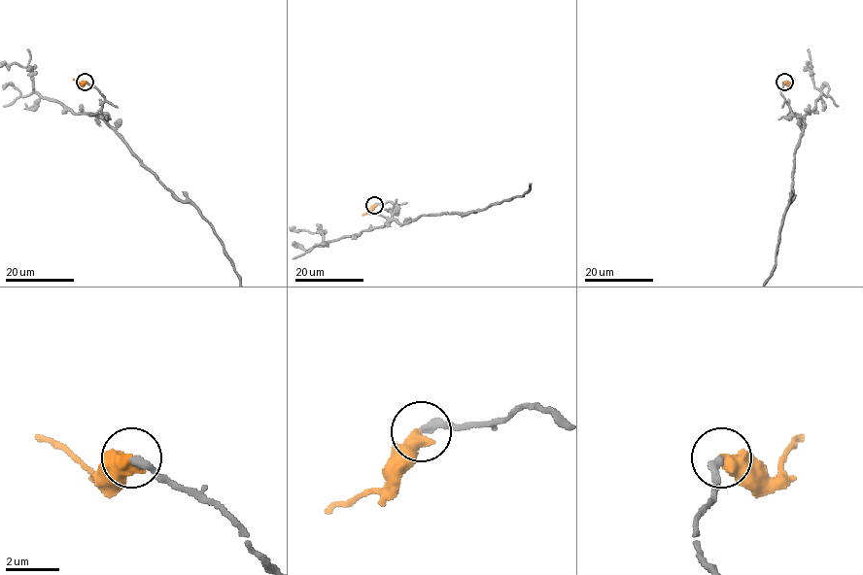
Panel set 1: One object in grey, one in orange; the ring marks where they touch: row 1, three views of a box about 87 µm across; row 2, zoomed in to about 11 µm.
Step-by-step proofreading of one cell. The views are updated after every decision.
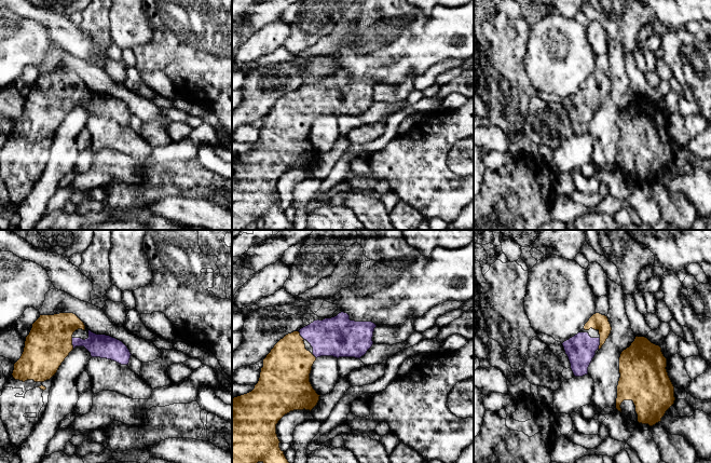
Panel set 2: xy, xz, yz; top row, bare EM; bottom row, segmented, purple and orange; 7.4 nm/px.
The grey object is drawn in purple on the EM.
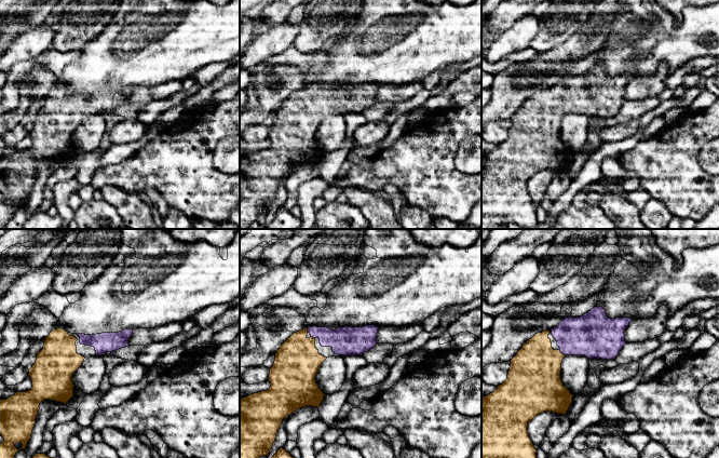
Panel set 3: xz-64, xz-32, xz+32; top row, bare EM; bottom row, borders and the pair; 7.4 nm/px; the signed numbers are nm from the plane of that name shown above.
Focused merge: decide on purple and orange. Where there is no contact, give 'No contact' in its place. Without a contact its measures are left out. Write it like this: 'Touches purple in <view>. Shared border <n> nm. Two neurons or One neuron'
Touches purple in yz. Shared border 90 nm. One neuron

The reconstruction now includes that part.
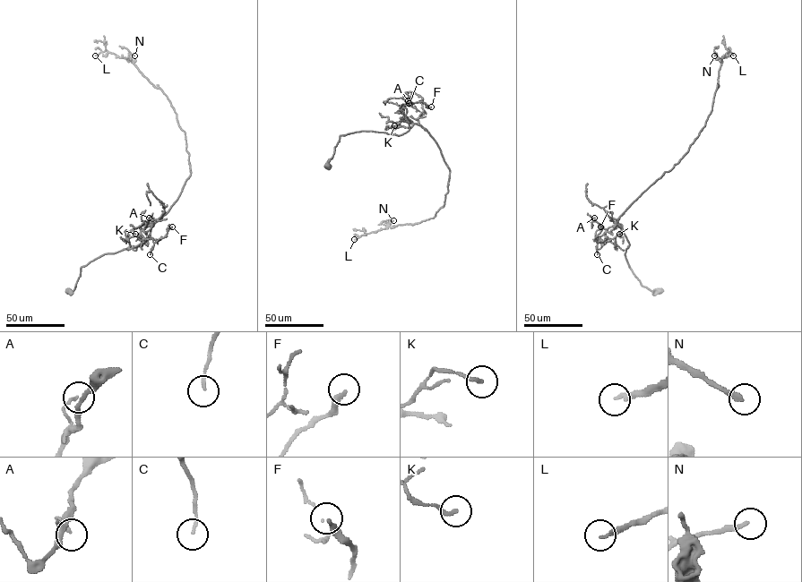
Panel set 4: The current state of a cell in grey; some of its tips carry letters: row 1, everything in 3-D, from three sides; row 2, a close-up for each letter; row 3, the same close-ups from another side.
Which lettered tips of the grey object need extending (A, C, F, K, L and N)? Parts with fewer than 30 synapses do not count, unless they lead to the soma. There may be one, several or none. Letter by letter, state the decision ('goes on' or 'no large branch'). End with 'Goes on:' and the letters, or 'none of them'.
A: no large branch
C: no large branch
F: no large branch
K: no large branch
L: goes on
N: goes on
Goes on: L, N

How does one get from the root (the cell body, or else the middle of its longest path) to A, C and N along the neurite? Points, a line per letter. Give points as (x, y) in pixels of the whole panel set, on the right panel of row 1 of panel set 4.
A: (659, 290), (643, 286), (629, 267), (625, 255), (629, 243), (622, 228), (616, 223), (604, 229), (594, 218)
C: (659, 290), (643, 286), (629, 267), (625, 255), (629, 243), (617, 223), (599, 238), (597, 254)
N: (659, 290), (643, 286), (629, 267), (629, 243), (617, 218), (678, 162), (704, 125), (721, 64), (714, 55)

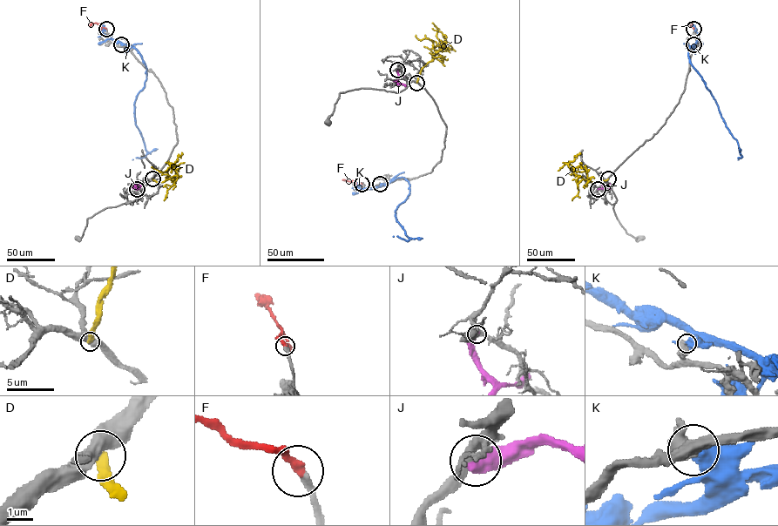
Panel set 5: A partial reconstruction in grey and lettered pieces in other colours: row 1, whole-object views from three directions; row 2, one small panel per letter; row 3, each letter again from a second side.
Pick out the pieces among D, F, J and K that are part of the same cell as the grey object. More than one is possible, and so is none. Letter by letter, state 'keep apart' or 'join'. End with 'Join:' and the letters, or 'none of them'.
D: keep apart
F: join
J: keep apart
K: keep apart
Join: F

